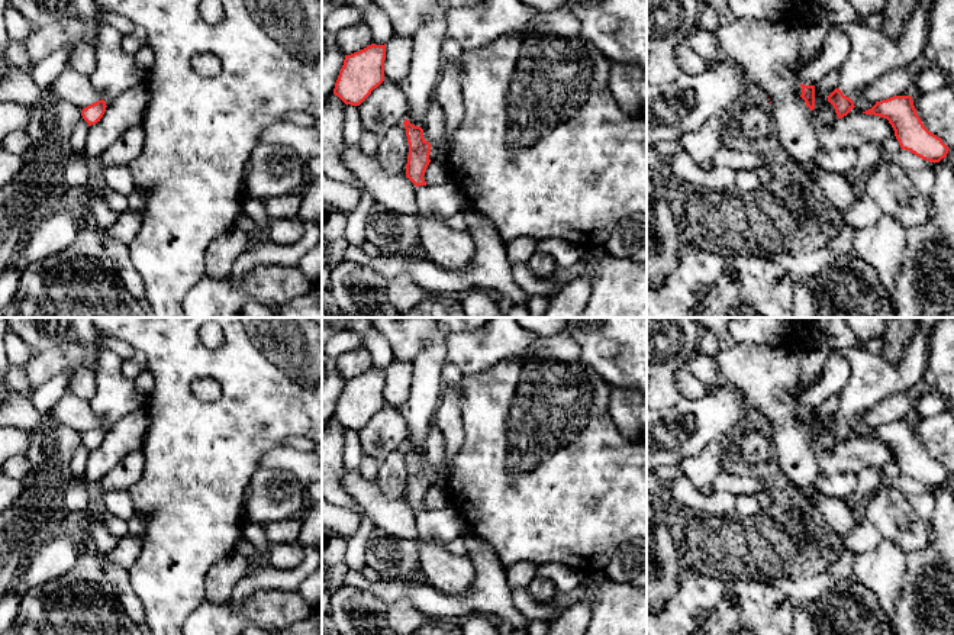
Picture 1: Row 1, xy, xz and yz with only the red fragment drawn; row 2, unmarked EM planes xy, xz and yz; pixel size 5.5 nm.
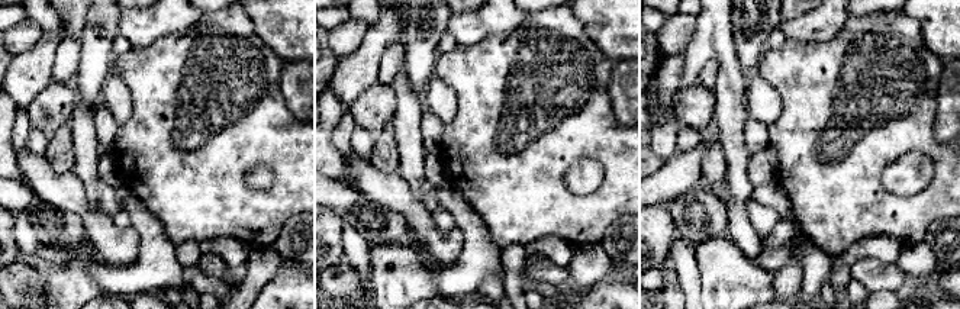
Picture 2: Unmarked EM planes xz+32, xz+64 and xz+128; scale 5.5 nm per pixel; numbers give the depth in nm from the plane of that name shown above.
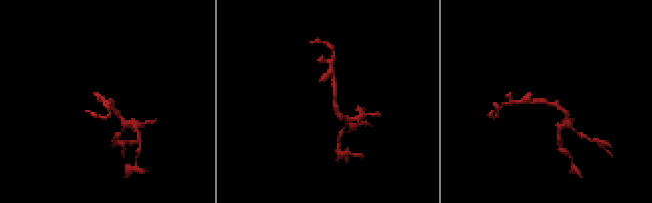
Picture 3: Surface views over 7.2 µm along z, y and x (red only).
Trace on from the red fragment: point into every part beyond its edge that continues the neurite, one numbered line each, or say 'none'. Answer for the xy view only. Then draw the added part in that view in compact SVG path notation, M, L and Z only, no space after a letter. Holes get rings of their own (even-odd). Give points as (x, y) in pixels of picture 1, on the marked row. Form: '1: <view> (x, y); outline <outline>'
1: xy (115, 73); outline M103 23L96 46L97 64L88 75L94 90L104 101L113 101L126 90L144 83L145 74L136 67L135 57L122 49L123 35Z

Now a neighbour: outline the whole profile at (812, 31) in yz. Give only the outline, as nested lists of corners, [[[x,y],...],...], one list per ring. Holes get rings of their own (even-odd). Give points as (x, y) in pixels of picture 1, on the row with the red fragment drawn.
[[[809,14],[797,28],[800,38],[800,52],[796,61],[783,68],[781,74],[796,81],[797,71],[806,64],[812,62],[821,52],[824,41],[831,30],[831,25],[824,14]]]

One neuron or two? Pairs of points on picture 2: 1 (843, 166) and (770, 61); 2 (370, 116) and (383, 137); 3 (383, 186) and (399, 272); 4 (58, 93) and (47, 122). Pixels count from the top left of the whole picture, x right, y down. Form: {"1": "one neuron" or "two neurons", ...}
{"1": "one neuron", "2": "two neurons", "3": "two neurons", "4": "one neuron"}

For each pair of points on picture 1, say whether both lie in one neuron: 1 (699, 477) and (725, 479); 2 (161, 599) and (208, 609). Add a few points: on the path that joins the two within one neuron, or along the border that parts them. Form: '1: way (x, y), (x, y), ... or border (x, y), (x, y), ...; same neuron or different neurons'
1: border (719, 471), (709, 484); different neurons
2: border (206, 599), (184, 619); different neurons

